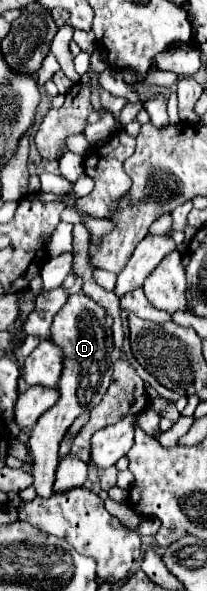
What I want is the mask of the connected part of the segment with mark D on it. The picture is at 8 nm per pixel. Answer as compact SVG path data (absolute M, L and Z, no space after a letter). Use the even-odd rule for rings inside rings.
M74 293L70 295L66 307L54 317L52 323L52 335L54 343L58 343L64 351L64 371L62 379L58 383L60 399L58 403L38 419L38 423L30 431L28 439L28 449L30 449L30 475L32 475L32 487L36 491L36 497L48 499L52 495L52 485L54 485L54 475L56 467L60 461L58 447L60 441L64 439L66 431L70 429L72 421L82 415L84 411L90 411L96 407L110 383L112 377L112 331L106 325L106 311L88 295L84 293Z

